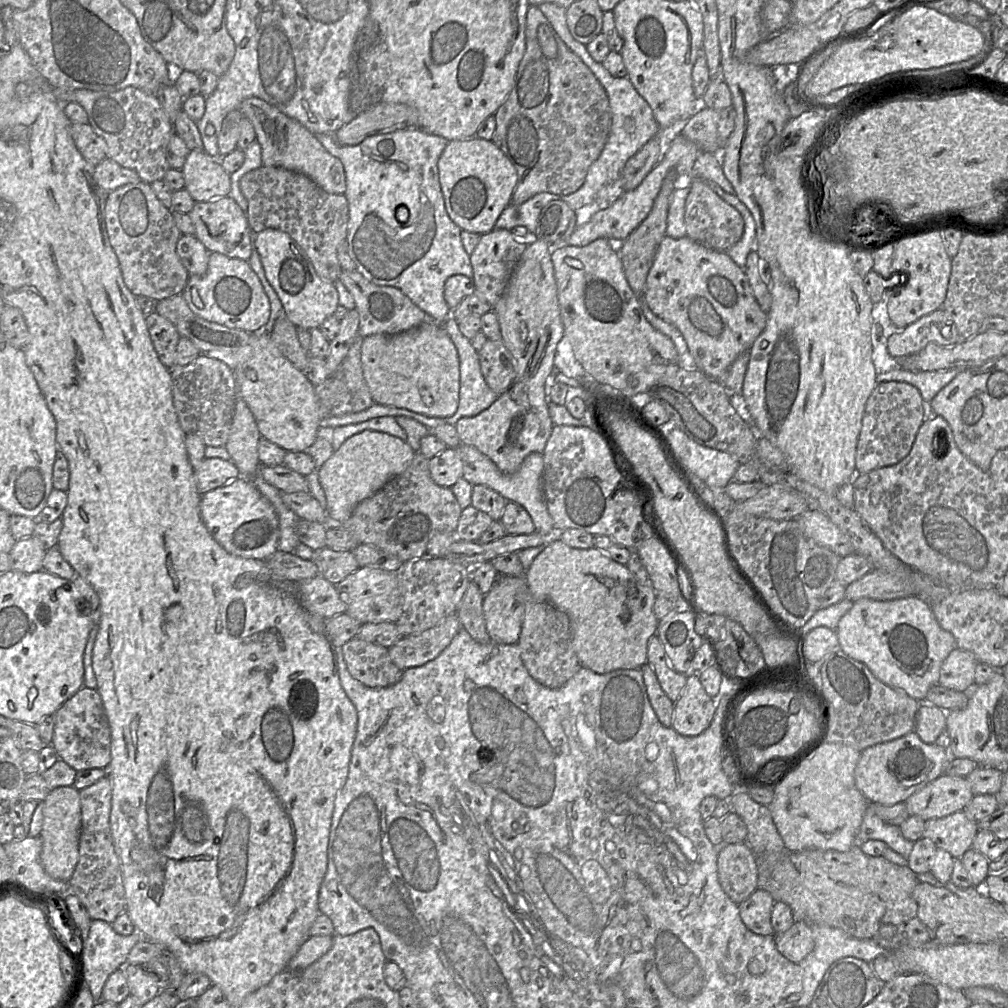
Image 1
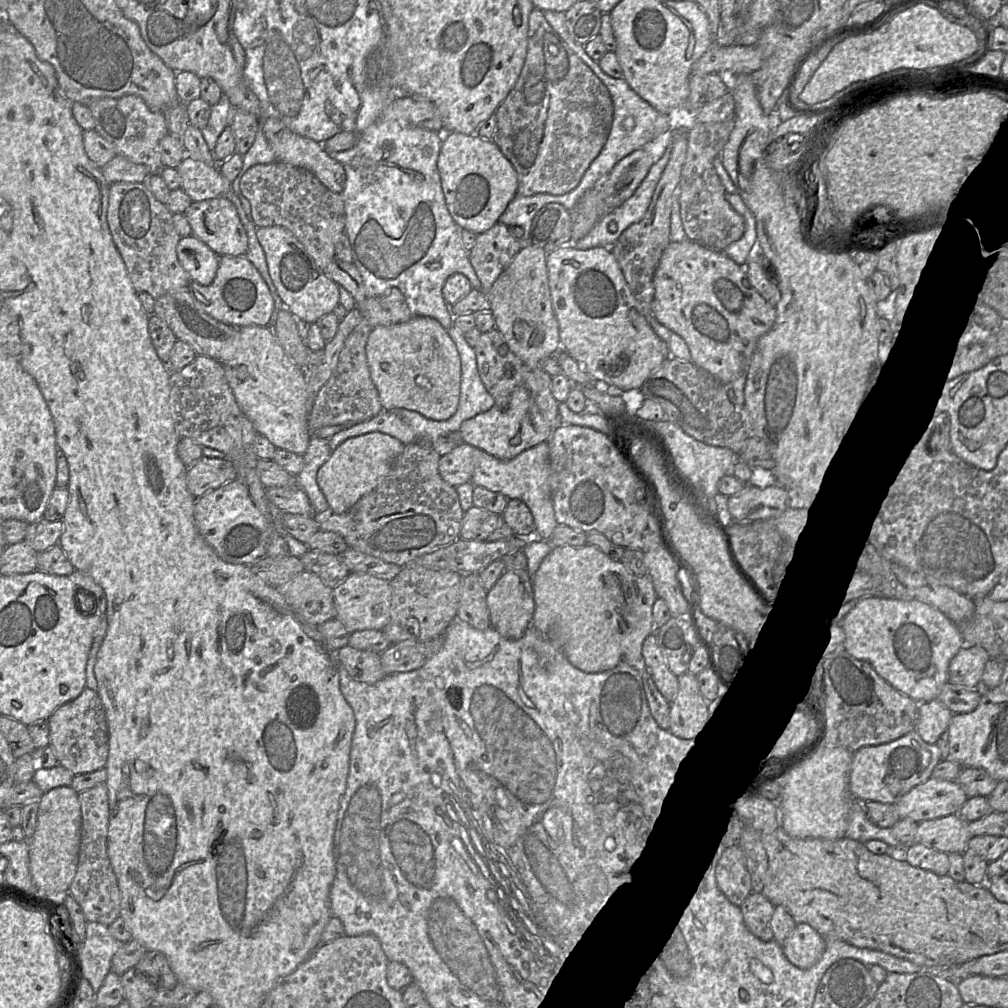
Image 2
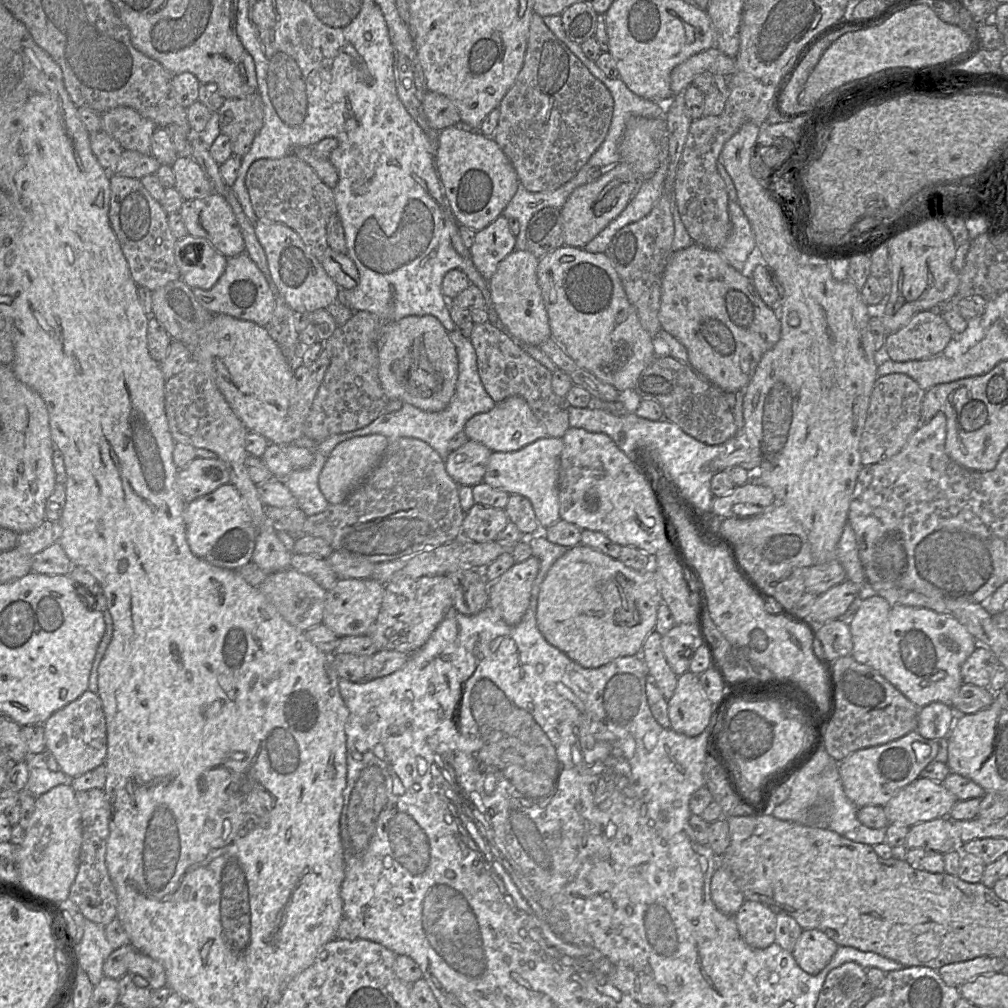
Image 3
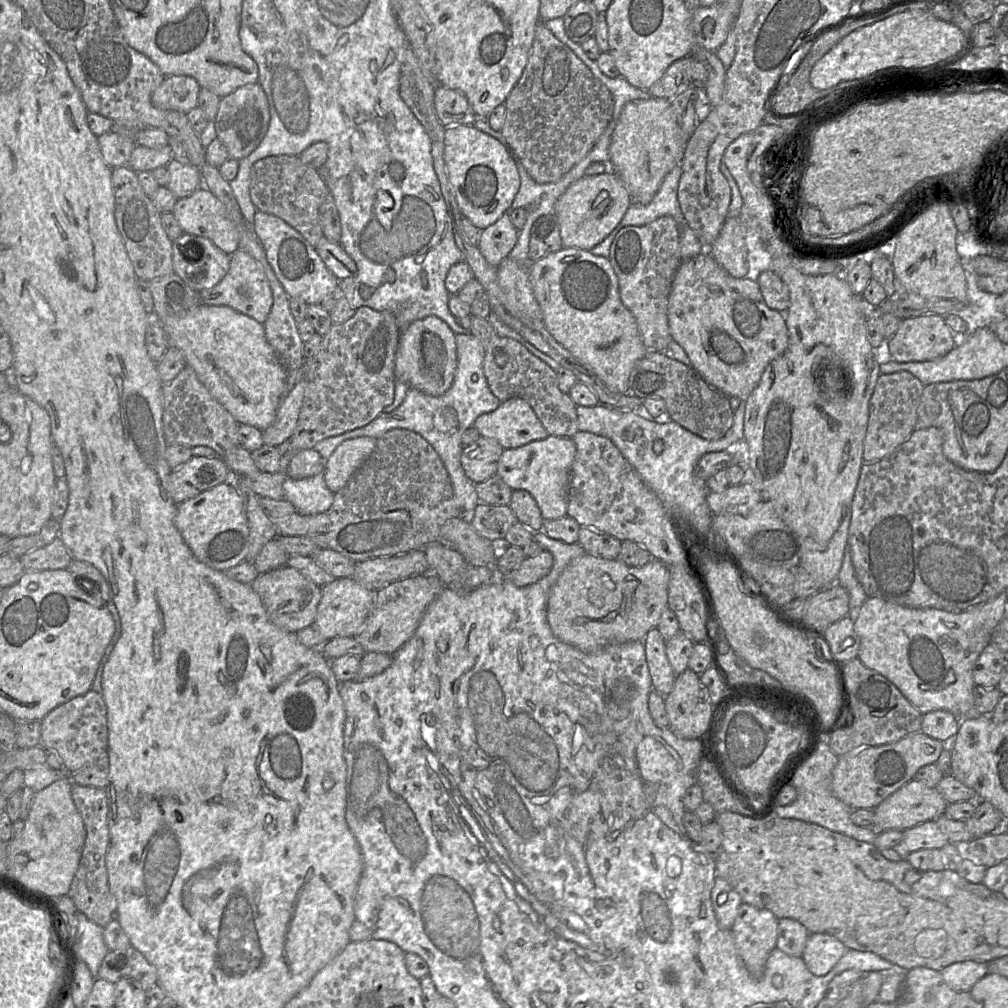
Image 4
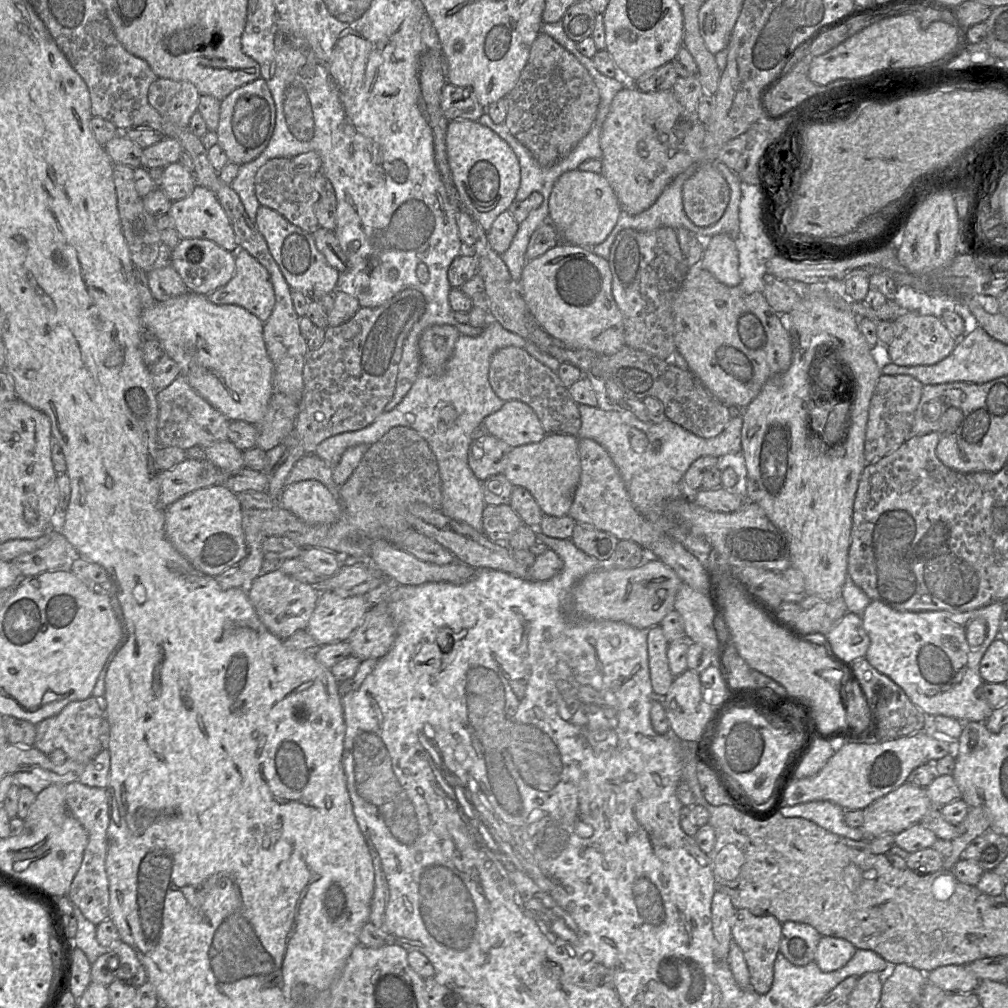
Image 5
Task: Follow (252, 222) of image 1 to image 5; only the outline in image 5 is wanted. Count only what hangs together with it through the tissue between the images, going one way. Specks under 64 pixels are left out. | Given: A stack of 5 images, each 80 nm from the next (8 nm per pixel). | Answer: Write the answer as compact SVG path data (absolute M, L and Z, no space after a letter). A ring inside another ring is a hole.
M273 158L262 165L255 175L255 195L261 206L268 207L291 224L312 234L318 227L315 203L319 194L314 188L315 174L296 174L292 170L292 158Z

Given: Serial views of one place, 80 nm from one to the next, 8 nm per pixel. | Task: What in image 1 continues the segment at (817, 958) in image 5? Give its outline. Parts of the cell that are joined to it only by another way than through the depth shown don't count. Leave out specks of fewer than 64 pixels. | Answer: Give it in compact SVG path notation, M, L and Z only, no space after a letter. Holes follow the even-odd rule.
M795 921L787 931L774 936L778 951L793 963L805 959L815 946L811 924L806 921Z

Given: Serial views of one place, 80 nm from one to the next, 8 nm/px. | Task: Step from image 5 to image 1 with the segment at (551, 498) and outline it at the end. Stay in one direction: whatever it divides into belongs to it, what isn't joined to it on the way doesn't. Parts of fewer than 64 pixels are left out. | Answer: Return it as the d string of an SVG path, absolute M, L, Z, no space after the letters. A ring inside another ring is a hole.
M460 444L456 447L463 463L462 478L472 485L484 485L498 492L507 501L521 505L530 515L535 531L542 535L555 535L553 519L550 516L543 491L544 462L542 453L533 452L525 457L519 469L512 474L505 474L487 456L477 448Z

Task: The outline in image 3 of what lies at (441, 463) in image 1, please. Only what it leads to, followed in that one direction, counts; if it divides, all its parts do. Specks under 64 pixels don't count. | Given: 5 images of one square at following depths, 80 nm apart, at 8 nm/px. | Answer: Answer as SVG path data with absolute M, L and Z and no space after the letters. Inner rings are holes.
M469 440L463 446L450 452L444 460L445 469L459 486L473 487L483 482L491 454L492 451L486 446Z

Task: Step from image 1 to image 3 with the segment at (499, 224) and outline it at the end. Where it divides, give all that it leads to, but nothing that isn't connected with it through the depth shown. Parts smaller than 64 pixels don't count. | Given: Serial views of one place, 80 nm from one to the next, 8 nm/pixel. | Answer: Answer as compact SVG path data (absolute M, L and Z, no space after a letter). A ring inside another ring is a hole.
M589 163L578 171L568 182L554 191L530 192L519 183L518 189L502 212L506 218L515 218L520 224L520 232L516 236L515 250L527 249L527 228L531 218L545 207L561 208L569 195L576 189L575 181L581 174L586 174Z

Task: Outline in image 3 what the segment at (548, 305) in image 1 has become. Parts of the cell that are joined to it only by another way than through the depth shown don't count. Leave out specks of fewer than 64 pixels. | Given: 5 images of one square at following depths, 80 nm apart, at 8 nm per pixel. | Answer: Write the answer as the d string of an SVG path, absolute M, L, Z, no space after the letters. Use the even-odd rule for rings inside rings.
M528 249L514 250L503 259L489 280L492 308L501 327L517 342L539 346L551 338L551 329L537 278L539 259ZM520 396L508 397L489 412L474 415L466 422L463 432L469 440L486 446L492 452L518 451L536 440L548 437L544 425Z

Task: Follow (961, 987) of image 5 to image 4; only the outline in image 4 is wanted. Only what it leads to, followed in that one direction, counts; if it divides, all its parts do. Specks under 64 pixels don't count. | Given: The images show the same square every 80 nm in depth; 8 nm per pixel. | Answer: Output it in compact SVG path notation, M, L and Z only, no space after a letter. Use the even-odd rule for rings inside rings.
M975 961L956 962L940 971L946 984L956 992L969 992L988 973L988 963Z

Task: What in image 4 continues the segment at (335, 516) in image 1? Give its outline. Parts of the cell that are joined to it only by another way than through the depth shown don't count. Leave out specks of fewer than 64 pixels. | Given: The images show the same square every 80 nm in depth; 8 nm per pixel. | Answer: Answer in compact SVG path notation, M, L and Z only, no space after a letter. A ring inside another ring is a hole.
M358 437L342 442L325 461L324 480L333 493L341 490L374 451L377 439Z

